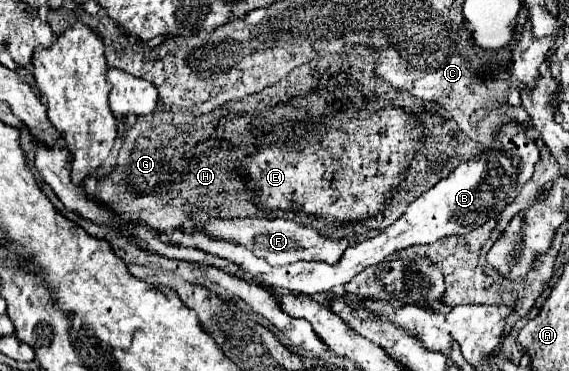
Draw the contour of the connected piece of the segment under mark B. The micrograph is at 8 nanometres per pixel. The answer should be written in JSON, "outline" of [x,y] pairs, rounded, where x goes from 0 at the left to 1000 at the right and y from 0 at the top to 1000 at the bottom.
{"outline":[[[893,332],[879,348],[872,364],[872,380],[861,402],[851,407],[851,429],[830,429],[819,439],[808,439],[787,477],[773,482],[763,504],[756,504],[749,520],[742,520],[731,542],[717,553],[717,563],[696,590],[689,606],[671,617],[664,633],[647,639],[626,660],[615,660],[594,709],[576,714],[566,704],[520,704],[503,720],[478,720],[467,709],[467,698],[450,693],[439,682],[439,671],[404,655],[404,650],[380,650],[366,639],[362,628],[330,628],[323,617],[306,617],[299,628],[278,628],[278,644],[302,660],[355,671],[369,687],[383,687],[401,698],[404,709],[418,714],[425,730],[439,736],[439,757],[471,768],[478,779],[510,779],[517,790],[576,790],[583,779],[601,774],[612,763],[626,736],[643,725],[647,714],[675,704],[685,682],[738,660],[738,655],[763,655],[787,633],[815,633],[844,606],[851,606],[858,590],[868,590],[879,580],[879,569],[903,542],[914,504],[924,493],[924,482],[935,477],[938,445],[946,434],[946,396],[938,380],[931,380],[921,358],[921,348],[910,332]]]}

